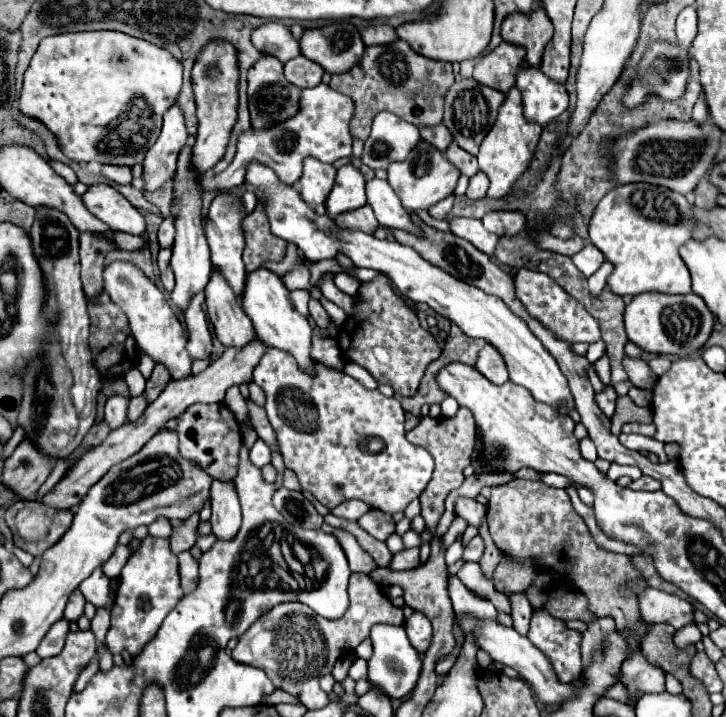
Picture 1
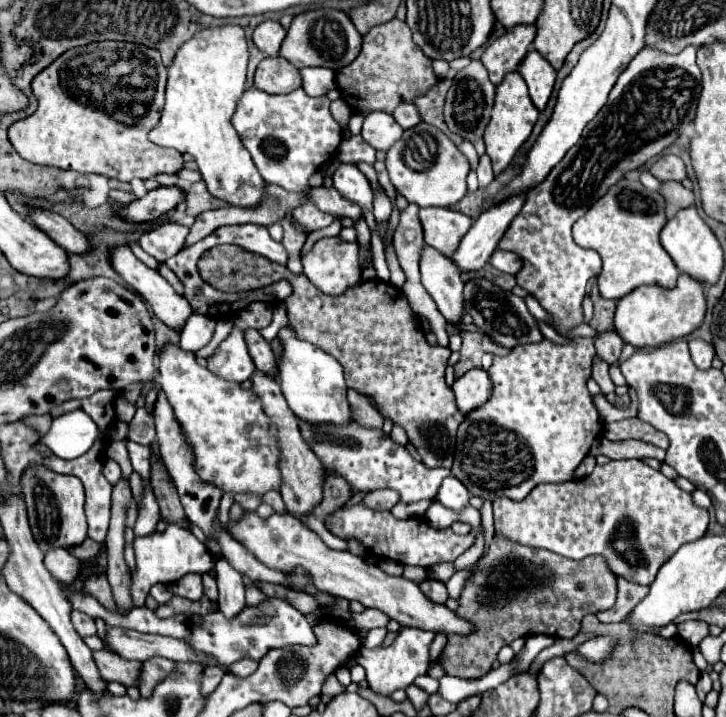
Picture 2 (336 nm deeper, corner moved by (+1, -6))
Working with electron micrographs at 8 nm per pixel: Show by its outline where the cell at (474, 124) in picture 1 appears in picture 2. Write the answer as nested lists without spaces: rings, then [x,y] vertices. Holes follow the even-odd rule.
[[[473,60],[467,68],[463,68],[455,80],[453,86],[447,92],[447,100],[445,100],[445,122],[449,126],[451,132],[459,134],[461,138],[469,140],[477,154],[483,156],[485,154],[485,144],[483,144],[483,132],[489,124],[491,118],[491,108],[493,108],[493,98],[495,98],[495,86],[491,84],[485,66],[479,60]]]

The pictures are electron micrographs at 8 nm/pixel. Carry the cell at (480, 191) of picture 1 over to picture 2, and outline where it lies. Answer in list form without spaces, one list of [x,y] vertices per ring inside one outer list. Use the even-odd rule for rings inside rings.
[[[487,154],[481,156],[479,160],[479,166],[477,166],[477,176],[479,176],[479,188],[487,188],[491,182],[493,182],[493,170],[491,170],[491,160]]]

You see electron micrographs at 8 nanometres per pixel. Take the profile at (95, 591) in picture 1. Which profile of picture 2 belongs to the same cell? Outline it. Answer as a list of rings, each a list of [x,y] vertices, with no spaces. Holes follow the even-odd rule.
[[[107,626],[103,644],[125,660],[143,662],[143,658],[151,658],[151,654],[159,654],[175,662],[181,660],[187,662],[187,658],[201,658],[203,662],[203,654],[191,654],[191,650],[185,648],[183,640],[157,636],[157,634],[141,634],[137,630],[127,630],[119,626]]]

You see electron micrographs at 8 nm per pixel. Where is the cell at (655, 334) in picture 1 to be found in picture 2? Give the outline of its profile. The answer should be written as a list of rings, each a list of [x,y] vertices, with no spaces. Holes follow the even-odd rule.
[[[681,274],[677,286],[667,290],[661,286],[639,286],[631,294],[617,302],[615,310],[615,332],[623,342],[635,348],[659,348],[677,338],[695,332],[705,318],[705,288],[701,282]]]

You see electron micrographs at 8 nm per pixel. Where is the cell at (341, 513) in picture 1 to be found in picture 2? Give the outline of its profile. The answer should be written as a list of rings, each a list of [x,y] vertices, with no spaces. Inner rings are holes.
[[[373,490],[361,502],[371,510],[391,510],[399,502],[399,494],[395,490]]]

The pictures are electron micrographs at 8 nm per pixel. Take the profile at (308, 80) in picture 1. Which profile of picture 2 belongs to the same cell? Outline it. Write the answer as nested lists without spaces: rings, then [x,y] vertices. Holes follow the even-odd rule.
[[[303,68],[301,78],[303,78],[303,90],[309,96],[323,96],[331,88],[335,88],[335,72],[327,68]]]

